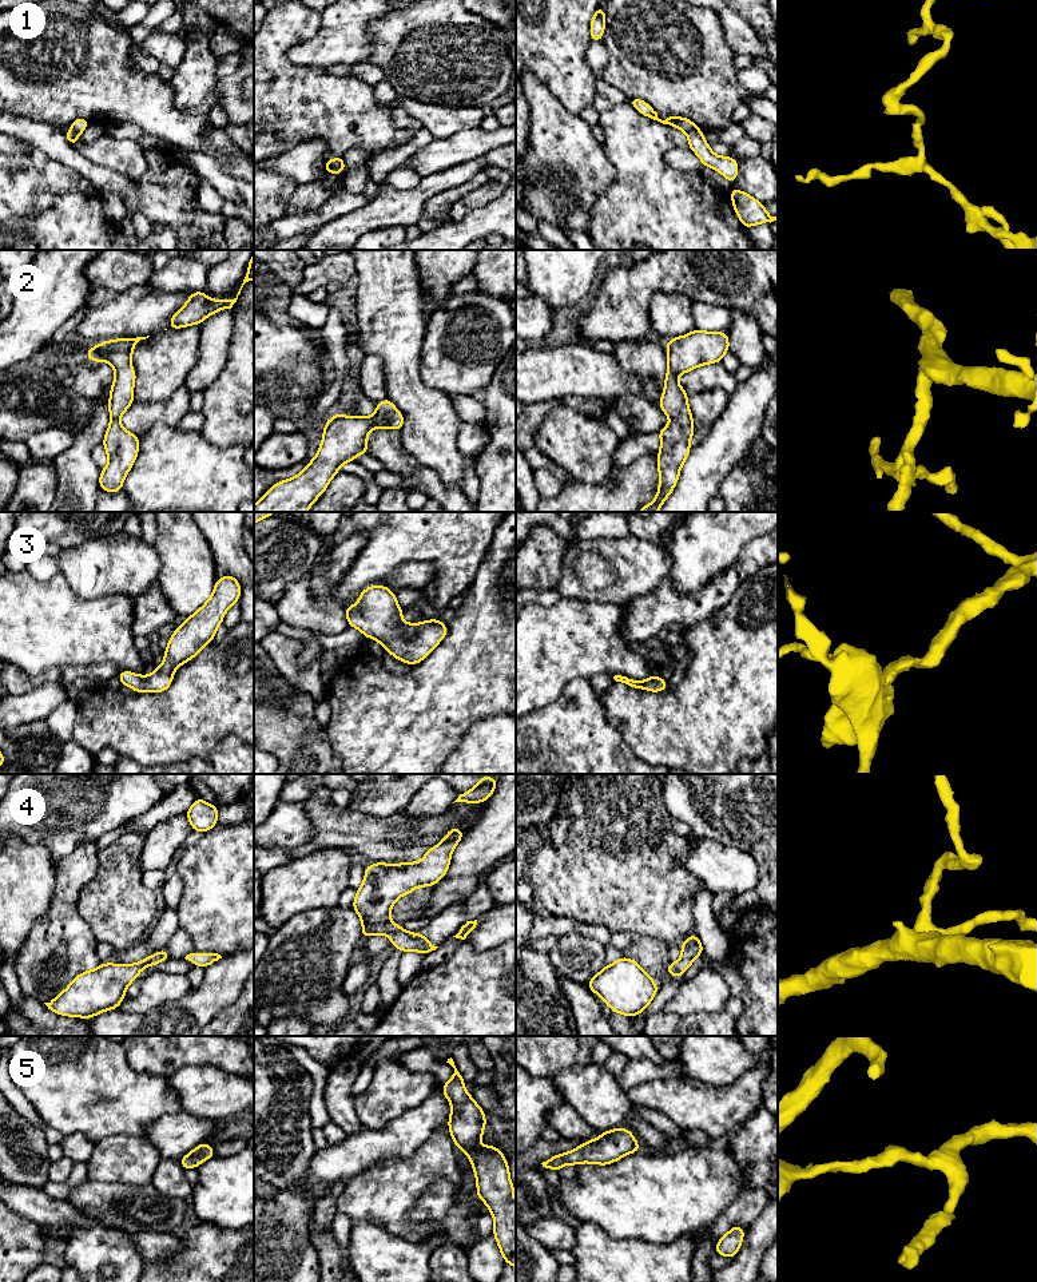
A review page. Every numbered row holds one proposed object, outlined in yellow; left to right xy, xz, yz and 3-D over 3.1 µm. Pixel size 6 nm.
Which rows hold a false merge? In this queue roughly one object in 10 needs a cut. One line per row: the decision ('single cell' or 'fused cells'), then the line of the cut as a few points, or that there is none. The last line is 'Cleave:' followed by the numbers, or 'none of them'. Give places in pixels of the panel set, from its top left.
1: fused cells; cut in yz along (698, 129), (686, 133)
2: single cell; no cut
3: single cell; no cut
4: single cell; no cut
5: single cell; no cut
Cleave: 1

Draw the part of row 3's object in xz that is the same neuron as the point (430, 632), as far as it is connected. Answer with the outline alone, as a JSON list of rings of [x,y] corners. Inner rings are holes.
[[[386,586],[365,588],[357,603],[345,608],[350,627],[358,628],[366,639],[378,640],[397,660],[414,666],[430,655],[448,627],[438,619],[404,623],[402,612],[396,594]]]

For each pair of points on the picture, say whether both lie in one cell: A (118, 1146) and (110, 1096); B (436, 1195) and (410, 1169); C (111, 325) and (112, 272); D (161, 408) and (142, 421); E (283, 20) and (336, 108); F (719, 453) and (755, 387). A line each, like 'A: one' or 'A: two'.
A: two
B: two
C: two
D: one
E: one
F: one

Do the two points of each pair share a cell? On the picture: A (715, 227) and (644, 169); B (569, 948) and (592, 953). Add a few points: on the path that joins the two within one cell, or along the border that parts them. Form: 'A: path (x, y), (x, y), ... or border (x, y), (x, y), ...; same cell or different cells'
A: path (698, 219), (662, 186); same cell
B: path (575, 953), (587, 953); same cell

